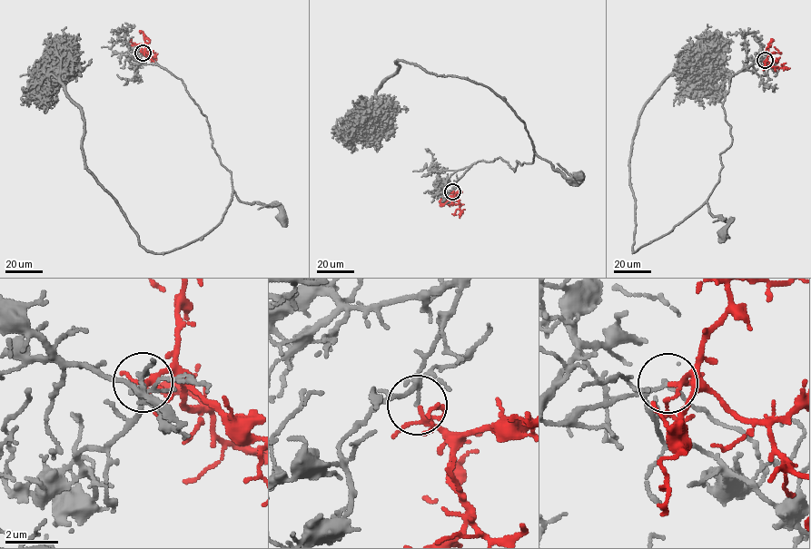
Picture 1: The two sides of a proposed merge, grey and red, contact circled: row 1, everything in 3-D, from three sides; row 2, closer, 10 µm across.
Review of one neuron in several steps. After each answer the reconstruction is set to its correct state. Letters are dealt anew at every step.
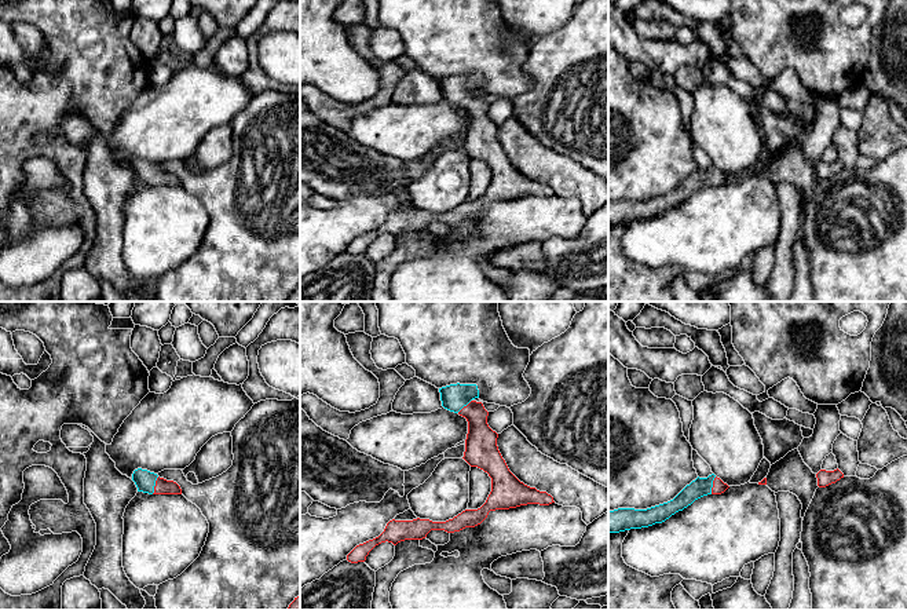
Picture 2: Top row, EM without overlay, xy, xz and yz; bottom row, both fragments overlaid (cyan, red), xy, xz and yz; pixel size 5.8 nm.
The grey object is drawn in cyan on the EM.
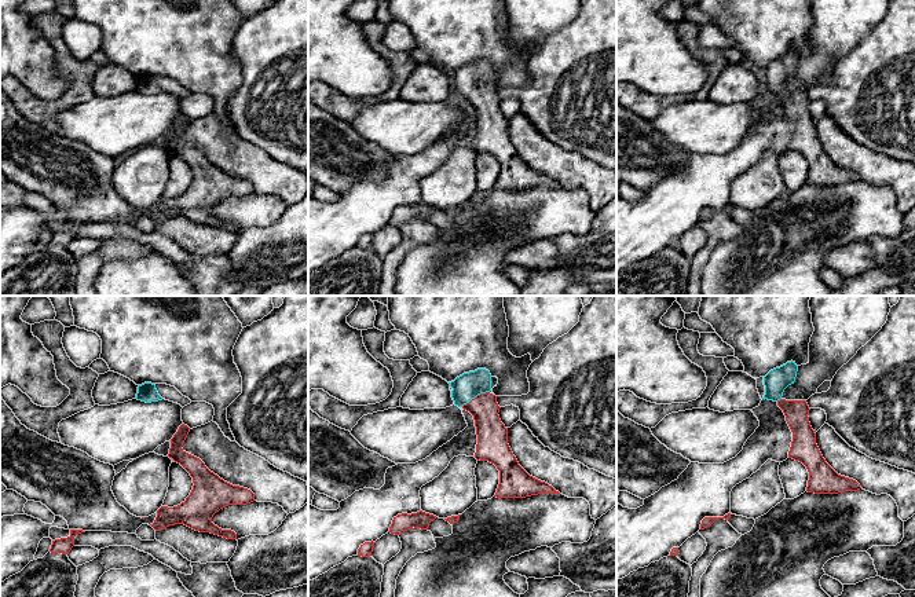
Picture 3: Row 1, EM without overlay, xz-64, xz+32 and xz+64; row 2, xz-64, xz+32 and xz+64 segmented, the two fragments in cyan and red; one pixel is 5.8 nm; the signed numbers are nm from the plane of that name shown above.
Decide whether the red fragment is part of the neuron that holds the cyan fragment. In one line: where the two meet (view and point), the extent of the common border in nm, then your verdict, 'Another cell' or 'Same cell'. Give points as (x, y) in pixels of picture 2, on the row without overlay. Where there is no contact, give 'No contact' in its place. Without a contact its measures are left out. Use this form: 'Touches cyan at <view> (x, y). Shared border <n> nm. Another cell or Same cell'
Touches cyan at xy (154, 176). Shared border 110 nm. Same cell

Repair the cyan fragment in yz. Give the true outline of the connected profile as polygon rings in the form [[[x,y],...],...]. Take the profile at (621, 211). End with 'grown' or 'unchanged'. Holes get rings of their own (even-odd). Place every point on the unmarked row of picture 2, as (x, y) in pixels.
[[[714,165],[707,169],[696,169],[687,176],[673,191],[647,200],[618,200],[608,204],[608,223],[619,224],[630,220],[648,219],[662,215],[679,202],[691,197],[695,191],[707,186],[721,186],[729,178]]]; grown

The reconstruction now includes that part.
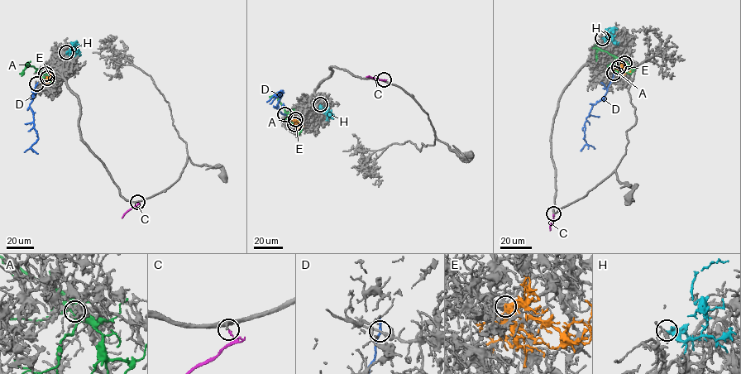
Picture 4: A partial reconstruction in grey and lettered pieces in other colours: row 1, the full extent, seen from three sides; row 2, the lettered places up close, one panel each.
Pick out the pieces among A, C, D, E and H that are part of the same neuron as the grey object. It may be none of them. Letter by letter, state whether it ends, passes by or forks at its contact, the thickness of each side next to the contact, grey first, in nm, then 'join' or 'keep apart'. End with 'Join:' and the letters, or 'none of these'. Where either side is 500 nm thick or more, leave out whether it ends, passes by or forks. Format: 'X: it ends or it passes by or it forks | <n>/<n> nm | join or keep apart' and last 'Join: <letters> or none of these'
A: it forks | 120/190 nm | keep apart
C: it ends | 240/140 nm | keep apart
D: it passes by | 280/220 nm | keep apart
E: it forks | 180/400 nm | join
H: it passes by | 150/360 nm | join
Join: E, H

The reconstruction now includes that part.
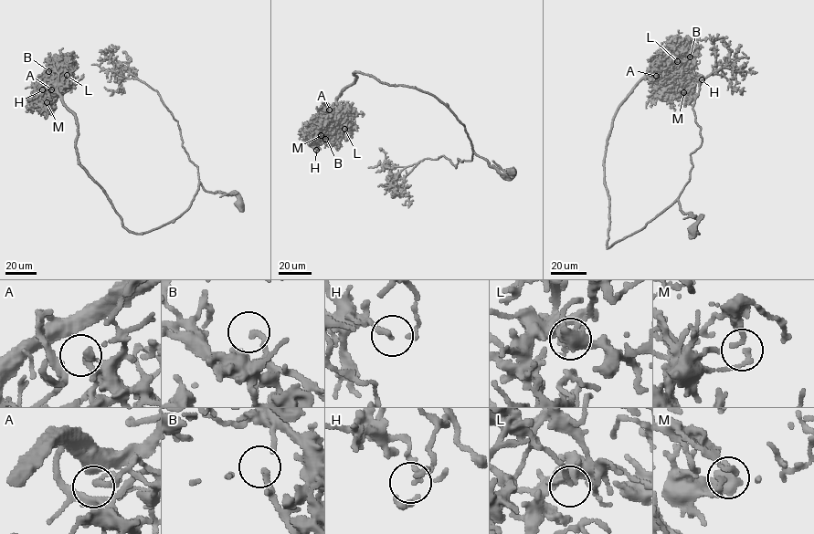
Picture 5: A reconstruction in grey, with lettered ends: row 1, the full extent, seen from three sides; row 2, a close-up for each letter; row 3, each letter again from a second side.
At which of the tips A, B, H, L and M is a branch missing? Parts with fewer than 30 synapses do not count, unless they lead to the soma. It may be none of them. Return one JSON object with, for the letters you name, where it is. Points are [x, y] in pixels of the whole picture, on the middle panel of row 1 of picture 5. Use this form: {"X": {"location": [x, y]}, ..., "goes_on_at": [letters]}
{"B": {"location": [325, 139]}, "goes_on_at": ["B"]}

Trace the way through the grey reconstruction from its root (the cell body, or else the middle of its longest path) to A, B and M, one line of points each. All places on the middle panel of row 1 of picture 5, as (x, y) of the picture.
A: (513, 172), (501, 174), (477, 155), (455, 114), (413, 87), (354, 72), (356, 79), (329, 109)
B: (513, 172), (501, 174), (477, 155), (465, 126), (433, 96), (356, 72), (322, 116), (319, 130), (325, 139)
M: (513, 172), (501, 174), (477, 155), (465, 126), (433, 96), (356, 72), (326, 109), (321, 135)

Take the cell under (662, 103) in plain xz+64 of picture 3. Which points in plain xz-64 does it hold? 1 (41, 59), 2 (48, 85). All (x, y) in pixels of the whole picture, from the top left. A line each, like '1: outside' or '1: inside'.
1: outside
2: outside

